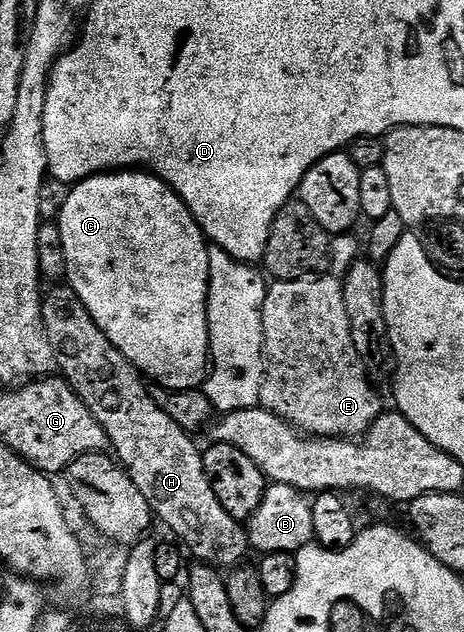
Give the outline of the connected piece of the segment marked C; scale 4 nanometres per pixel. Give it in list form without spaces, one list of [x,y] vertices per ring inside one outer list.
[[[114,170],[103,172],[100,176],[92,176],[72,185],[68,189],[65,201],[61,204],[61,233],[63,234],[63,254],[65,255],[65,274],[68,287],[87,306],[91,318],[95,318],[95,326],[107,334],[109,341],[133,363],[134,368],[142,377],[148,378],[154,385],[161,385],[174,392],[183,392],[189,389],[200,389],[207,379],[210,370],[210,344],[208,324],[208,290],[209,270],[208,254],[211,247],[206,240],[205,233],[195,222],[191,210],[175,194],[171,186],[167,186],[158,176],[144,170]]]

